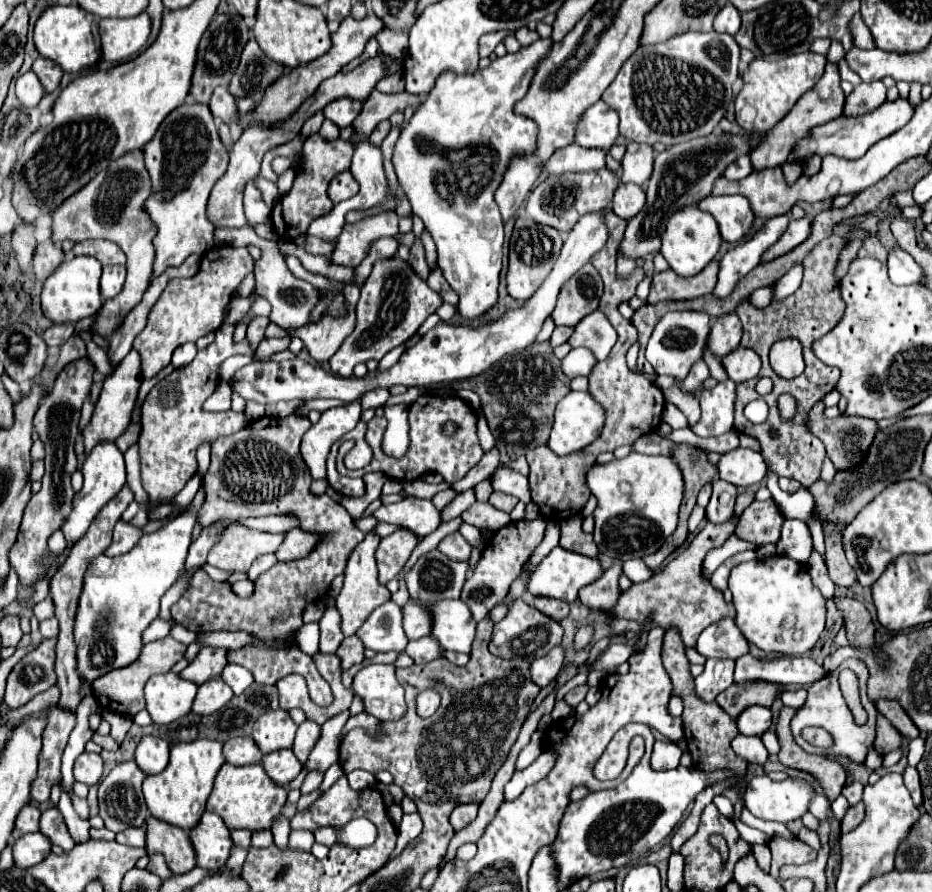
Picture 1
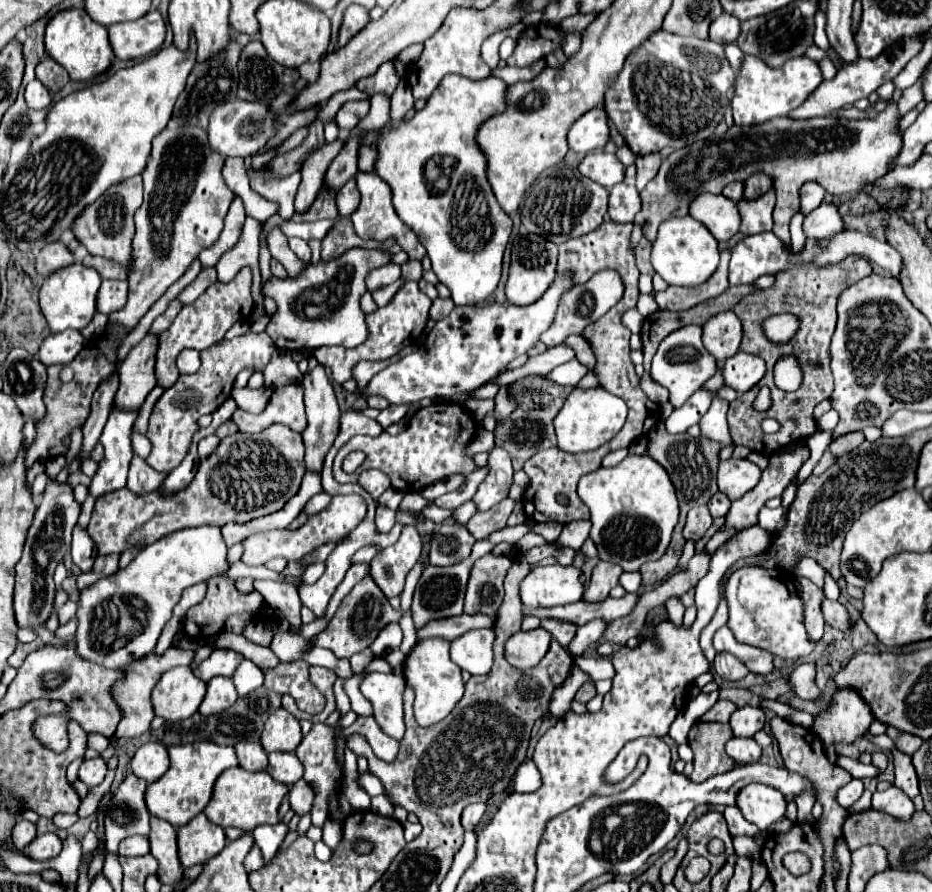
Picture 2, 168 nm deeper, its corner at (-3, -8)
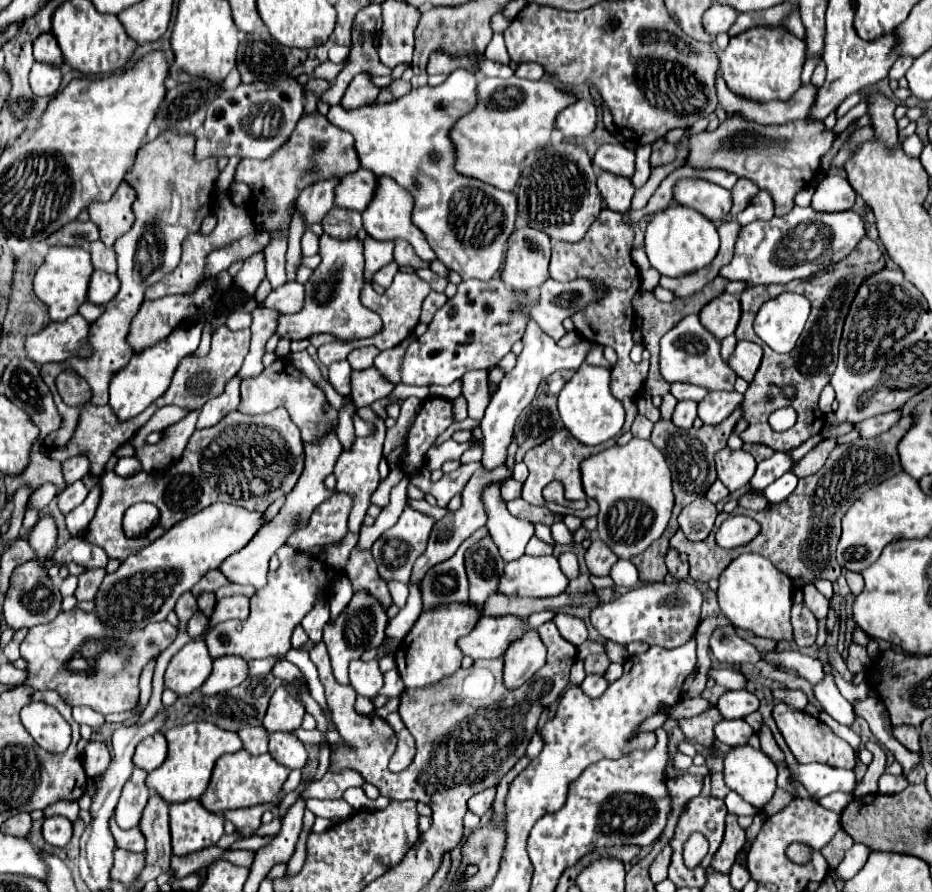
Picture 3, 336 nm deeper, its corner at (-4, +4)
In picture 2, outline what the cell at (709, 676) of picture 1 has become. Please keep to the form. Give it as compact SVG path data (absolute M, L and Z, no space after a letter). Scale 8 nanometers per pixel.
M717 653L713 661L713 671L725 681L739 681L749 673L747 667L731 653Z

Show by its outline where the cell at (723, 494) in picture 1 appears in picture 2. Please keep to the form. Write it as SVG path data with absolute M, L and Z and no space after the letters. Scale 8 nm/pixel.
M719 491L719 493L715 493L715 495L711 497L711 501L707 503L707 507L709 507L711 517L723 517L723 515L727 515L727 511L729 511L729 507L731 507L731 501Z

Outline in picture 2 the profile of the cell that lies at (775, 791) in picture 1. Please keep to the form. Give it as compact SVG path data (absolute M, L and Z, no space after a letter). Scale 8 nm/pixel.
M753 783L739 791L737 807L747 821L755 823L759 829L767 829L771 823L785 817L787 801L777 789L763 783Z

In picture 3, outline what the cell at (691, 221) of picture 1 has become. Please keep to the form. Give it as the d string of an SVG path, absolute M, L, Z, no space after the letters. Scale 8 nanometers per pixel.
M672 205L654 215L654 219L646 227L646 255L650 265L660 271L660 275L680 277L688 273L696 273L712 263L720 247L718 231L712 221L708 221L702 213L696 213L690 207Z

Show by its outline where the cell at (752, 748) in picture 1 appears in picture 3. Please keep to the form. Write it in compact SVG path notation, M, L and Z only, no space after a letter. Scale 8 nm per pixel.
M724 719L720 725L716 725L716 739L730 747L746 745L752 735L754 735L754 729L744 719L740 719L740 721Z

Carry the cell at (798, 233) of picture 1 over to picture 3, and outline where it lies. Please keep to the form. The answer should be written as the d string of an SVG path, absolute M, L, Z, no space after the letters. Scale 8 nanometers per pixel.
M830 173L816 187L816 193L812 197L812 209L818 213L846 211L854 205L854 199L856 193L850 187L848 179L842 177L840 173Z

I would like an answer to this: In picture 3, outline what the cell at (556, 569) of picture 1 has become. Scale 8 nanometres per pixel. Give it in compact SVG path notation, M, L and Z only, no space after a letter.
M528 557L506 563L498 591L518 597L554 597L566 591L568 577L562 573L558 557Z

